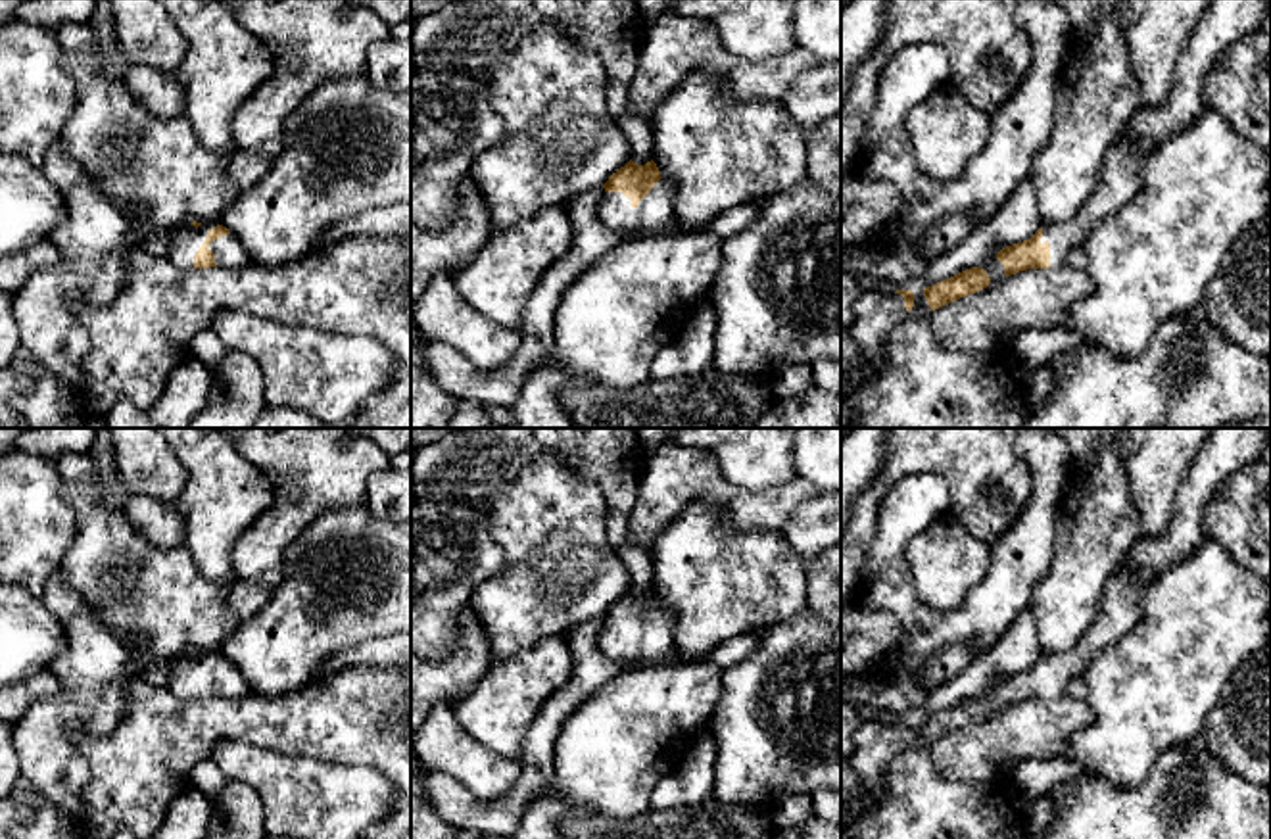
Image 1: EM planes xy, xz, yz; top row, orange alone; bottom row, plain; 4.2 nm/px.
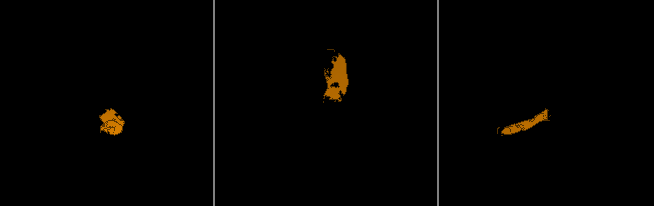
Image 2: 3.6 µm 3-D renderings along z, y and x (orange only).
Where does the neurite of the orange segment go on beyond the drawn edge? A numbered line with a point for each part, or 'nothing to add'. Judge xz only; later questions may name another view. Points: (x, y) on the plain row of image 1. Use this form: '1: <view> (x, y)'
1: xz (655, 642)

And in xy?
1: xy (185, 669)

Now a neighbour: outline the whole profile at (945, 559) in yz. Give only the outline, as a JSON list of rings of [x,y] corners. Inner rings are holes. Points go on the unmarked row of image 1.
[[[950,509],[906,543],[904,557],[920,601],[952,612],[987,574],[993,547],[975,539]]]

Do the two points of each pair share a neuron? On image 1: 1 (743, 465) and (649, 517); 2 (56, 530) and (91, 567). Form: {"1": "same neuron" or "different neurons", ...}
{"1": "different neurons", "2": "different neurons"}

